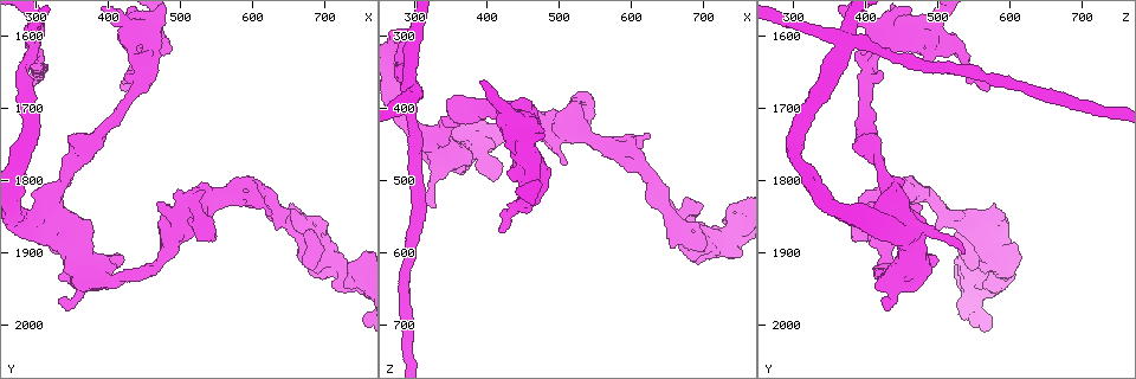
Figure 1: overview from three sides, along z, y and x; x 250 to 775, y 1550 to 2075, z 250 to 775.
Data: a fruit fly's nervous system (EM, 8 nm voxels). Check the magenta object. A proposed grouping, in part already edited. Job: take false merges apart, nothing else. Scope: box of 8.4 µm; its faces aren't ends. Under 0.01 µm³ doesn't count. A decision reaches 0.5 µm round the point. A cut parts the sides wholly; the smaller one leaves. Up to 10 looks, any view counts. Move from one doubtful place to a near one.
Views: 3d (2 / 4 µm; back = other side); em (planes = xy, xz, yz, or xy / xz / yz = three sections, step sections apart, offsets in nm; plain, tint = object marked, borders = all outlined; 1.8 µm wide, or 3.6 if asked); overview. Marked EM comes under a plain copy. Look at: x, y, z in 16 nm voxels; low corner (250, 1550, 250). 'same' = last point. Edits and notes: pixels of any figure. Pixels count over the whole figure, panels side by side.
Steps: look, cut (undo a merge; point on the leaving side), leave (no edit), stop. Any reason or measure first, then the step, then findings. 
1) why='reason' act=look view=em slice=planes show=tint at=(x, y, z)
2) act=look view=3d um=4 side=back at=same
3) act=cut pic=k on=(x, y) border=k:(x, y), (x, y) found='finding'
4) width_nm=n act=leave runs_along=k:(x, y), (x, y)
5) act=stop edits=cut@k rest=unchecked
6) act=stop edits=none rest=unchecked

why='touches itself' act=look view=em slice=xy step=4 show=tint at=(745, 1925, 575)

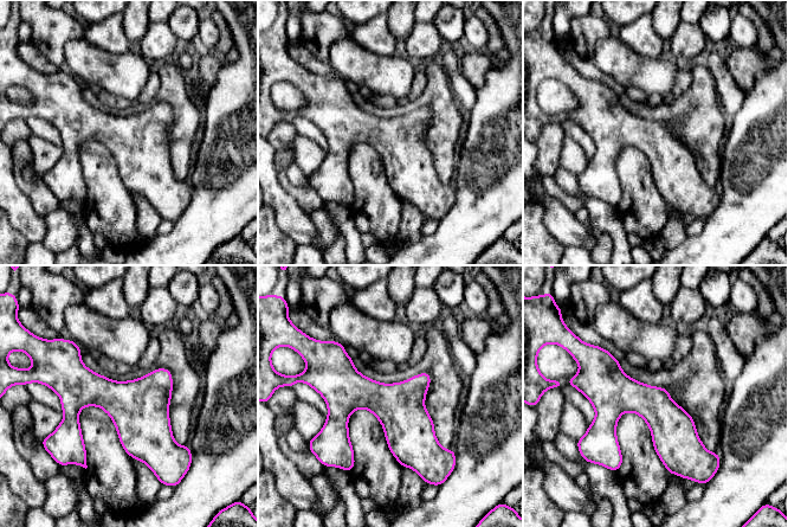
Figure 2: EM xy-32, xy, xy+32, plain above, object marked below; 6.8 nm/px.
act=leave runs_along=2:(321, 385), (381, 399), (439, 449) found='one cell here'

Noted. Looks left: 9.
why='abrupt turn' act=look view=em slice=planes show=tint at=(295, 1610, 375)

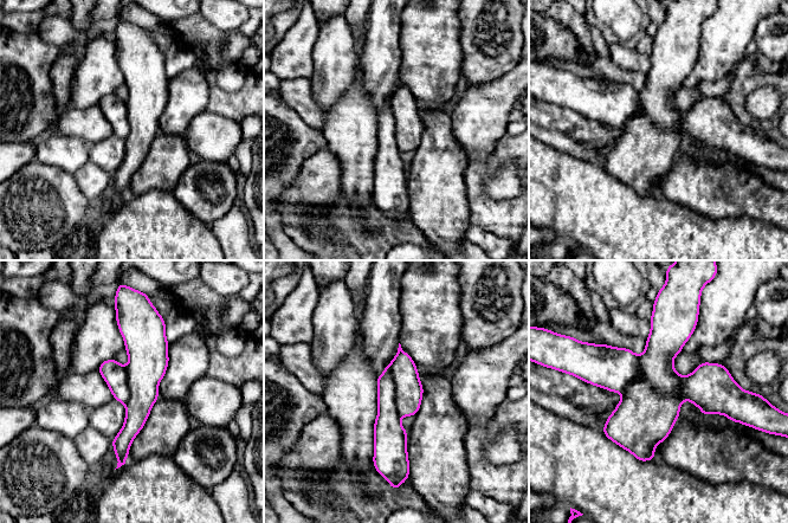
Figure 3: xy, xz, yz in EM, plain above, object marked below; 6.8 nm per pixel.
act=leave runs_along=3:(126, 322), (137, 411), (121, 462) found='continuous, no second cell'

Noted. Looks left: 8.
why='abrupt turn' act=look view=em um=3.6 slice=planes show=tint at=(450, 1595, 450)

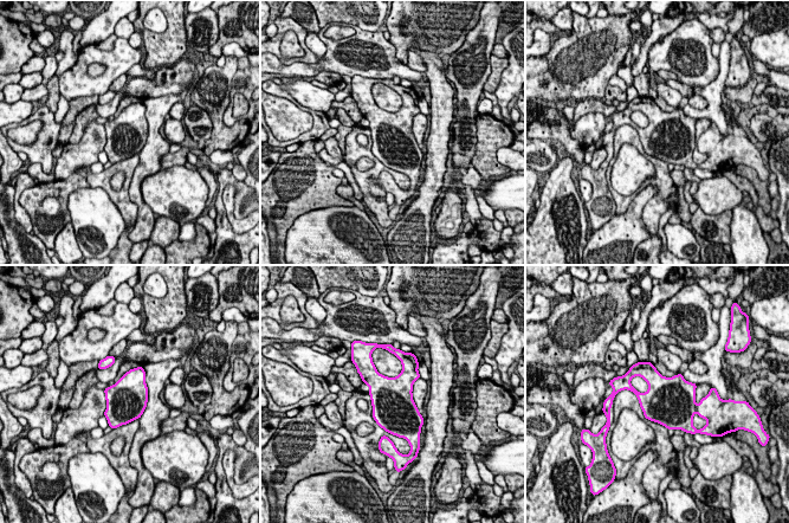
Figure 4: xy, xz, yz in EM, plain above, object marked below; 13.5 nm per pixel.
width_nm=550 act=leave found='all the same cell'

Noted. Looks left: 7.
why='thin neck' act=look view=3d um=4 at=(330, 1885, 455)

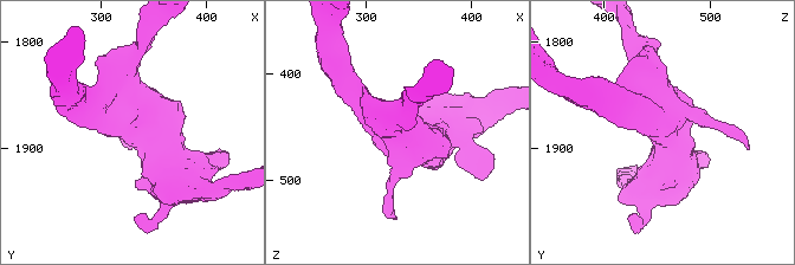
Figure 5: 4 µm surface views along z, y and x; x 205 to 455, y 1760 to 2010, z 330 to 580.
why='shape alone is not enough' act=look view=em slice=xz step=4 show=tint at=(332, 1880, 456)

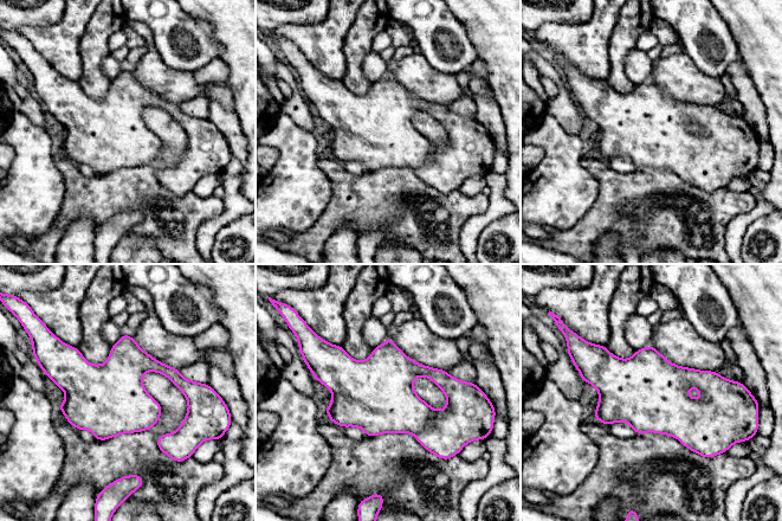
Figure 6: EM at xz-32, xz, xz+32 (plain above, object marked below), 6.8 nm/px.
act=leave found='continuous, no second cell'

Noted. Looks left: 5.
act=stop edits=none rest=unchecked

